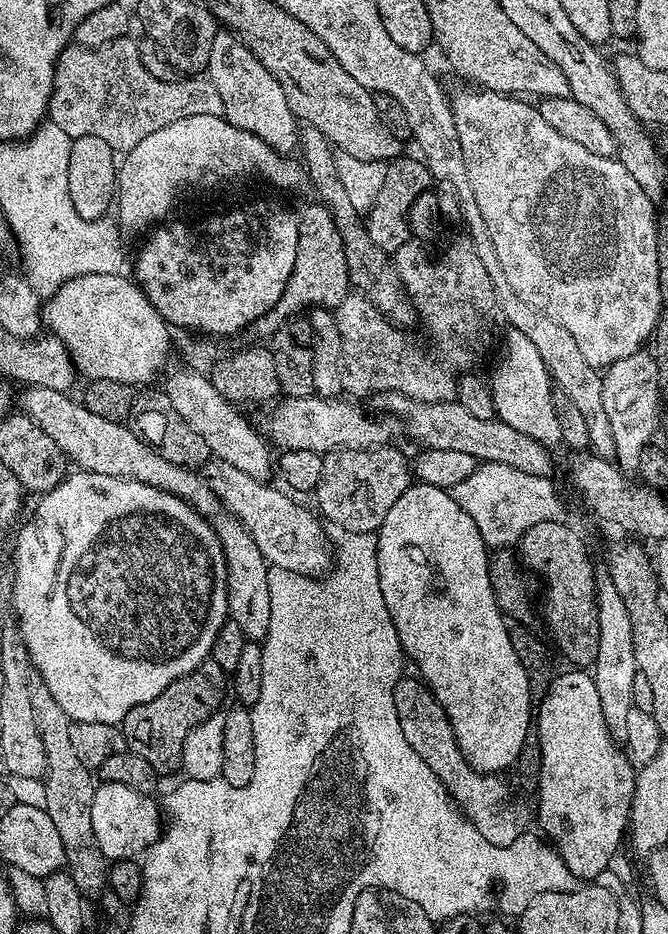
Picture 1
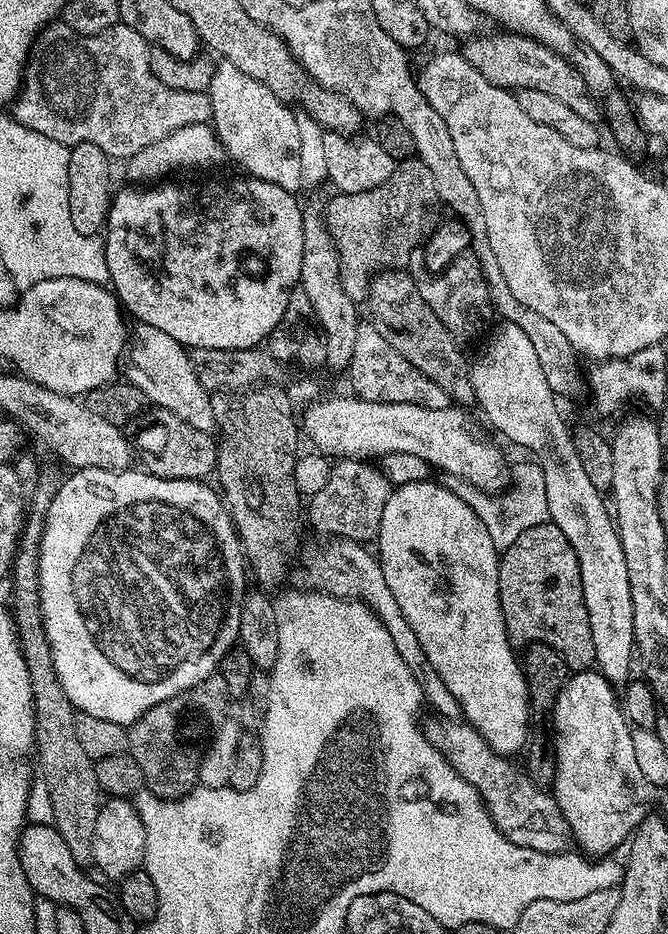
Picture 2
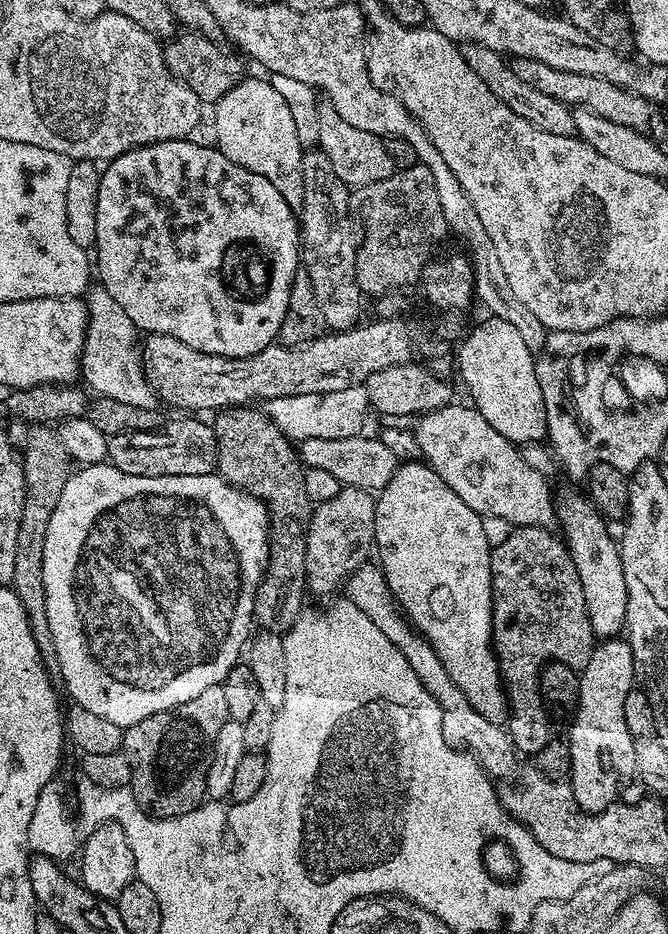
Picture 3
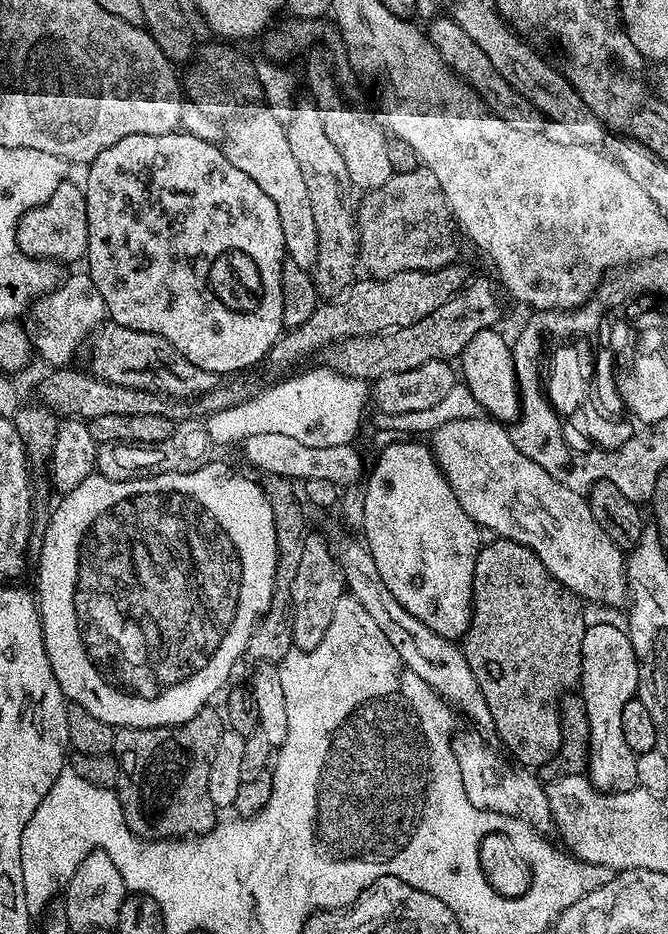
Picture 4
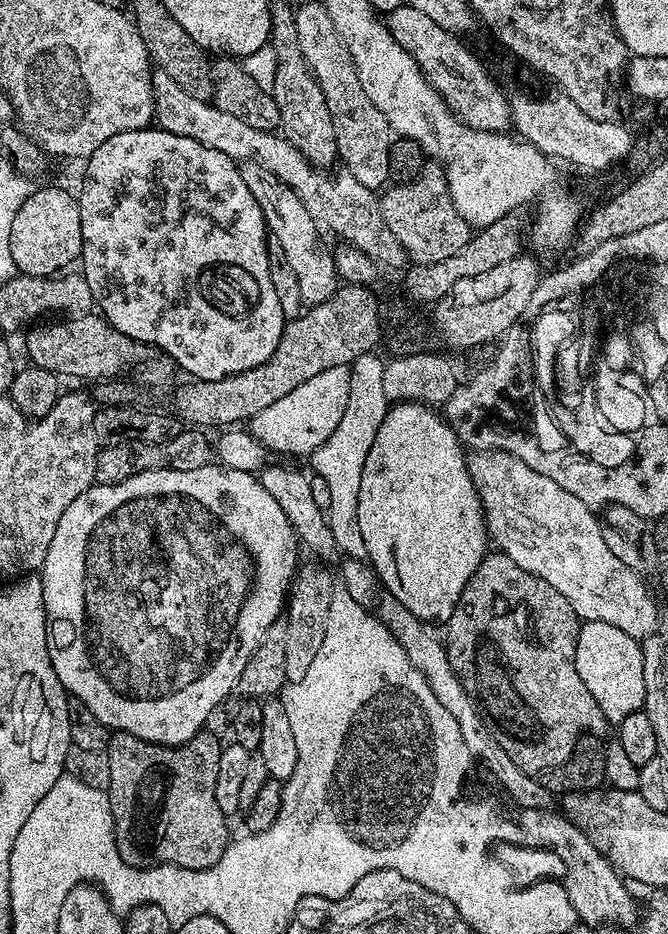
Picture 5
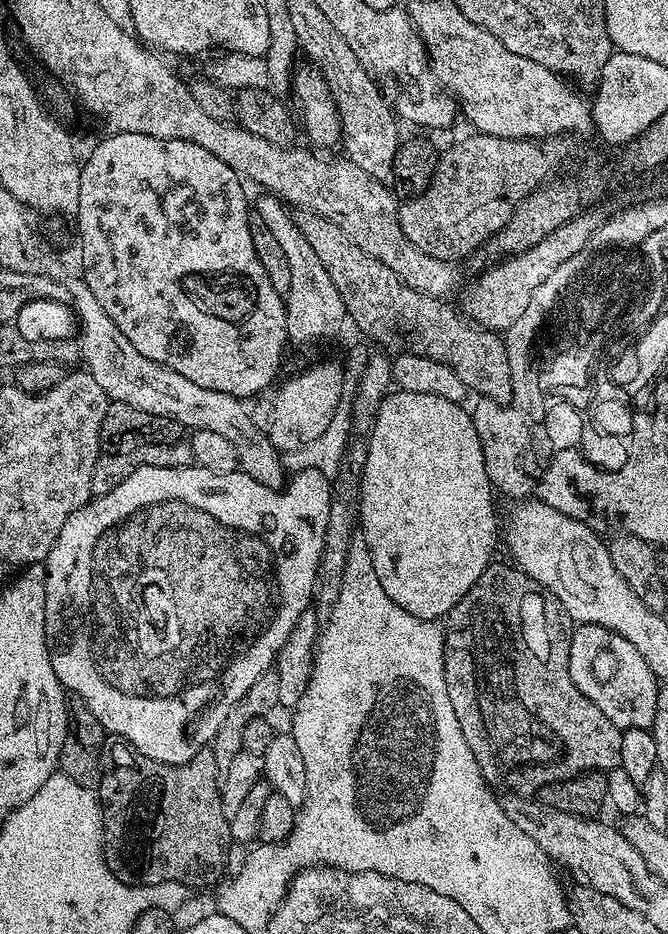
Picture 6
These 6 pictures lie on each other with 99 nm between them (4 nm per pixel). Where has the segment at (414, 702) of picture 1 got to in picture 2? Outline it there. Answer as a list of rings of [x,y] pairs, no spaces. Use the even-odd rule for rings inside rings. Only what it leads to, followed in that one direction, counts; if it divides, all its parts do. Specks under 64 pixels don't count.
[[[435,714],[429,715],[429,717],[429,720],[427,717],[422,724],[424,737],[444,755],[446,762],[450,762],[450,766],[454,766],[454,770],[458,770],[458,774],[462,778],[466,778],[466,782],[470,782],[470,786],[474,786],[474,790],[478,790],[494,826],[507,840],[518,846],[526,846],[530,850],[538,850],[546,854],[569,851],[570,845],[573,843],[572,831],[568,829],[566,818],[558,806],[556,797],[549,789],[539,788],[519,763],[513,762],[509,757],[498,755],[485,742],[482,734],[478,734],[478,730],[472,728],[471,724]]]

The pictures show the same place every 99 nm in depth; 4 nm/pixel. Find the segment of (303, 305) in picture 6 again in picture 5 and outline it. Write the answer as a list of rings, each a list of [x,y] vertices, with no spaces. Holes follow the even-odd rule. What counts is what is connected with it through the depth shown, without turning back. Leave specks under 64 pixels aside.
[[[245,163],[240,168],[240,173],[246,186],[250,186],[250,194],[254,194],[258,206],[262,206],[264,222],[268,225],[270,235],[278,238],[282,251],[290,261],[290,267],[298,277],[298,286],[302,290],[305,305],[313,306],[329,300],[338,287],[336,258],[330,248],[328,252],[324,245],[324,240],[320,237],[322,229],[310,214],[310,210],[306,210],[306,206],[302,204],[302,198],[298,198],[298,194],[294,194],[290,186],[283,184],[261,164]]]

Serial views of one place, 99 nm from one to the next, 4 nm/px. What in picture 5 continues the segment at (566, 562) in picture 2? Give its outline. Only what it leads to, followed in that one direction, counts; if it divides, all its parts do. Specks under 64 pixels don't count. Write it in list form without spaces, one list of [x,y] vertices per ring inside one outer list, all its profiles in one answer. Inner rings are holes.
[[[499,550],[489,551],[485,555],[484,561],[478,566],[478,570],[474,570],[470,582],[466,582],[466,586],[454,606],[454,614],[450,614],[450,618],[446,621],[448,657],[462,682],[462,686],[476,701],[492,731],[496,733],[502,750],[506,750],[506,754],[510,754],[510,758],[514,758],[514,762],[518,762],[518,766],[526,773],[539,774],[550,770],[554,766],[562,766],[562,762],[566,762],[572,757],[574,750],[580,745],[580,741],[585,734],[604,738],[607,737],[607,732],[610,732],[607,718],[602,714],[598,702],[594,702],[594,694],[590,694],[590,690],[586,690],[586,682],[582,682],[582,678],[578,678],[574,654],[576,653],[576,643],[578,642],[581,623],[580,617],[574,614],[574,606],[570,606],[570,602],[566,602],[566,598],[562,598],[562,594],[558,594],[558,590],[554,590],[554,586],[550,586],[550,582],[542,582],[542,578],[522,570],[522,566],[518,566],[505,552]]]

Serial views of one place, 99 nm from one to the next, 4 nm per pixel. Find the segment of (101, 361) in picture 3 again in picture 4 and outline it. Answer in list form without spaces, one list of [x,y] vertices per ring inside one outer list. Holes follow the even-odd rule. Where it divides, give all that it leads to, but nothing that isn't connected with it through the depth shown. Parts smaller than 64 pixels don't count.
[[[80,270],[73,276],[65,275],[60,285],[52,292],[40,297],[31,305],[31,333],[34,335],[35,351],[44,358],[53,369],[71,365],[80,347],[105,323],[108,311],[98,294],[98,286],[89,278],[87,271]]]

